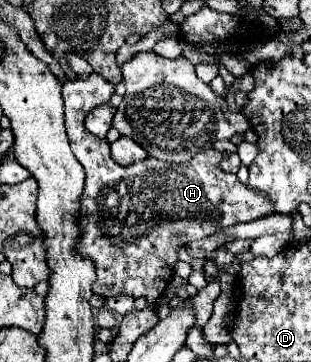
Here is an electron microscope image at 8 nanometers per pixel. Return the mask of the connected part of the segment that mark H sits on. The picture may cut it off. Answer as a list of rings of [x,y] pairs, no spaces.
[[[67,53],[67,59],[77,73],[77,79],[63,85],[65,125],[71,149],[85,169],[85,189],[81,199],[83,228],[77,251],[93,263],[99,263],[95,265],[93,293],[103,297],[119,293],[147,297],[149,305],[155,305],[165,293],[165,287],[173,277],[173,267],[179,261],[179,235],[185,235],[189,243],[213,235],[223,227],[273,215],[271,199],[267,199],[263,191],[251,191],[251,187],[243,185],[237,175],[223,173],[219,169],[219,151],[213,147],[179,165],[153,157],[127,167],[117,165],[109,155],[107,141],[91,135],[83,125],[85,115],[93,107],[107,103],[115,87],[101,79],[101,75],[95,75],[79,55]]]

